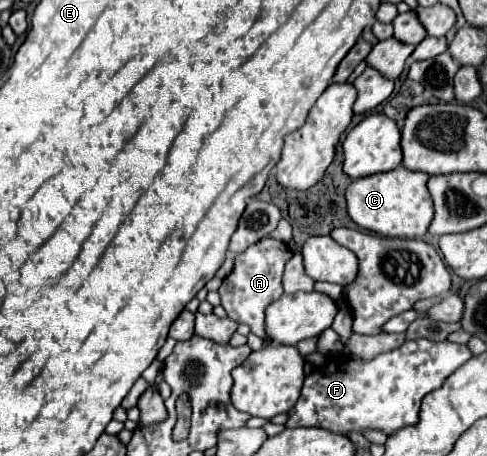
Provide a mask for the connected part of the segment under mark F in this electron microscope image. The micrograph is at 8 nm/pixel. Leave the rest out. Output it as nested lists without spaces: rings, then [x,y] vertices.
[[[405,340],[403,346],[377,354],[371,360],[353,358],[347,354],[329,356],[327,362],[305,376],[305,384],[295,408],[287,414],[287,428],[315,426],[335,434],[351,434],[365,430],[381,430],[387,436],[399,428],[413,426],[419,416],[419,406],[425,394],[441,388],[441,384],[467,360],[471,352],[465,344]]]

